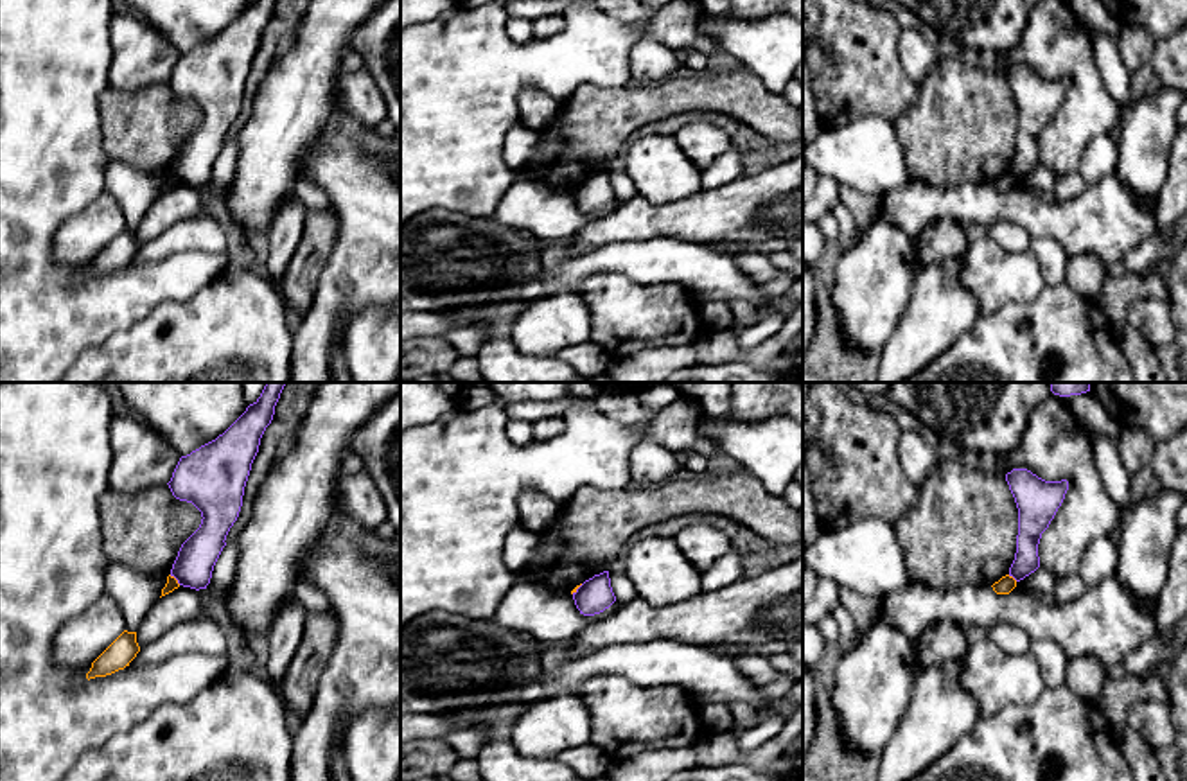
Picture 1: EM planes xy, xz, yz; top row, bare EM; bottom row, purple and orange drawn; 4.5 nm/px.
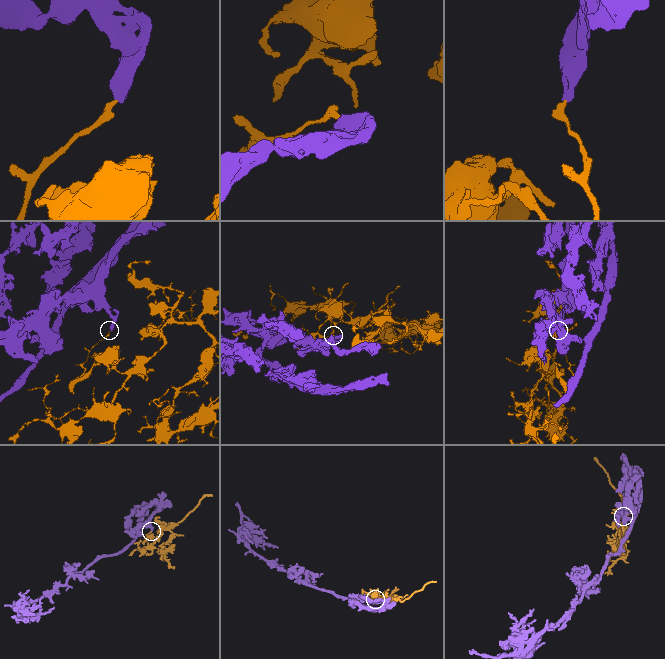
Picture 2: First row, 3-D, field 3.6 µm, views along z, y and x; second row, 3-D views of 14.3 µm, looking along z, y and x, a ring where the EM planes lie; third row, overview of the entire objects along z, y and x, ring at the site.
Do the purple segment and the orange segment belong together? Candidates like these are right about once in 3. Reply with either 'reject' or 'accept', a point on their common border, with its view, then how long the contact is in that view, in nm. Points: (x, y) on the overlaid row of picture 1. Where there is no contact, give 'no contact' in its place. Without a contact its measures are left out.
reject; contact xy (175, 577); length 70 nm

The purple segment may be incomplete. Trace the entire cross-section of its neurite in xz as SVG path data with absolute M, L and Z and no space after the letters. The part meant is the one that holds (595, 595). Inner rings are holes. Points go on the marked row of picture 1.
M603 571L585 580L573 592L573 600L576 609L584 616L594 616L609 609L616 601L616 596L611 587L609 571Z

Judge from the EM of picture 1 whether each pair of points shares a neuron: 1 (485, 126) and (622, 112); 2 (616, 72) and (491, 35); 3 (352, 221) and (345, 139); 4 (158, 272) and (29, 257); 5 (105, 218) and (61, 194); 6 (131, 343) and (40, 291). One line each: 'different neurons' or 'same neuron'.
1: different neurons
2: same neuron
3: same neuron
4: same neuron
5: different neurons
6: different neurons

